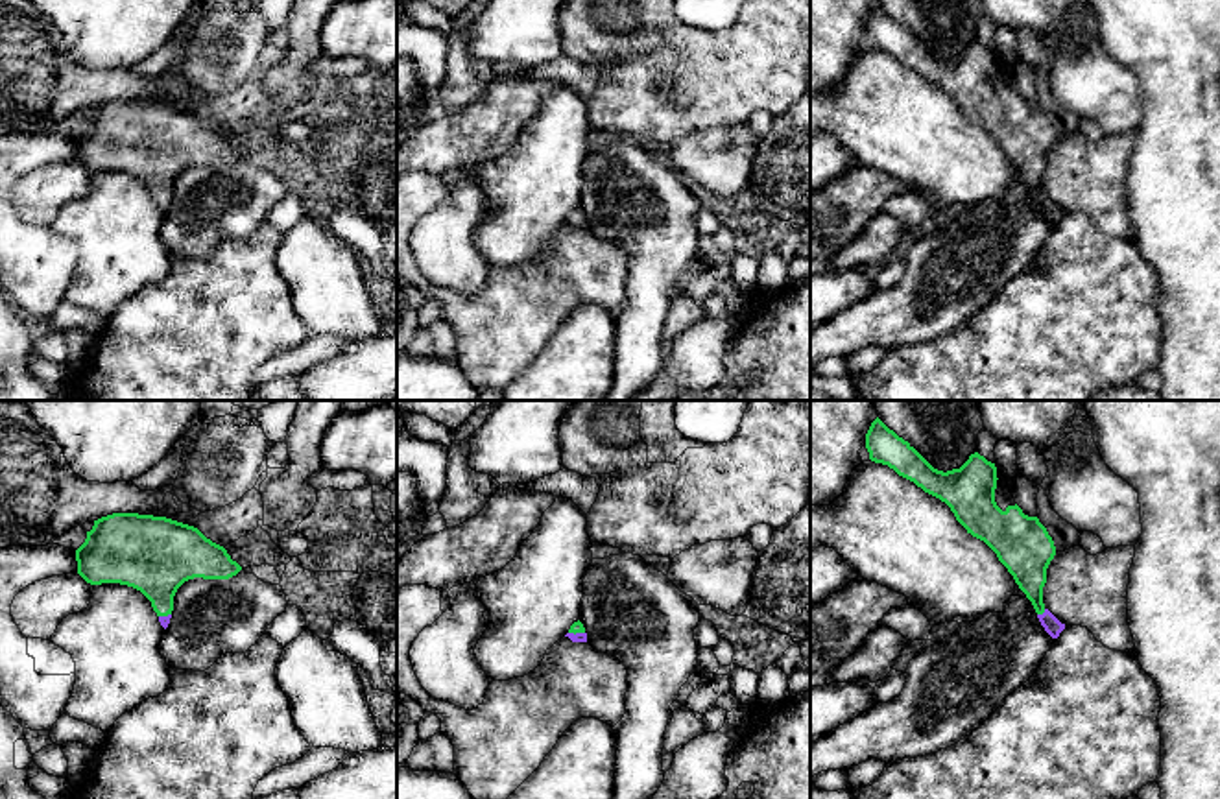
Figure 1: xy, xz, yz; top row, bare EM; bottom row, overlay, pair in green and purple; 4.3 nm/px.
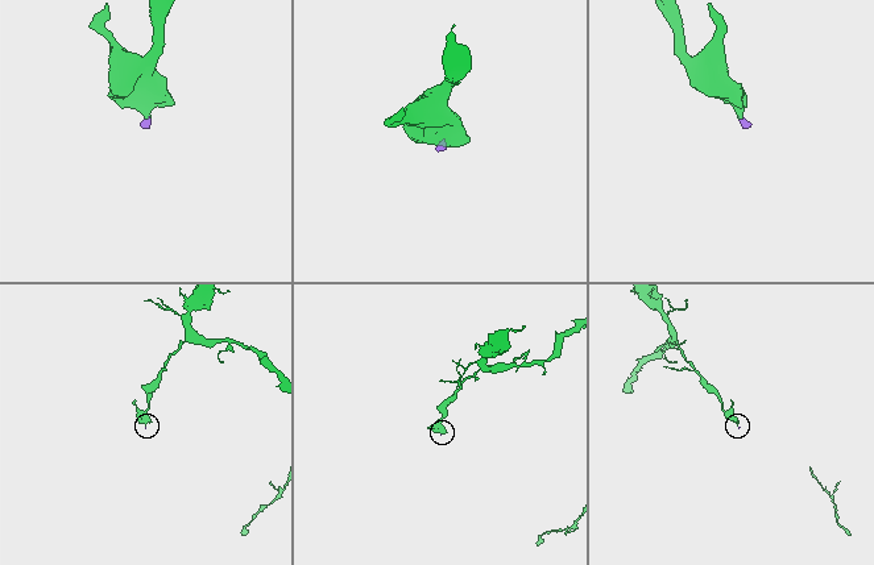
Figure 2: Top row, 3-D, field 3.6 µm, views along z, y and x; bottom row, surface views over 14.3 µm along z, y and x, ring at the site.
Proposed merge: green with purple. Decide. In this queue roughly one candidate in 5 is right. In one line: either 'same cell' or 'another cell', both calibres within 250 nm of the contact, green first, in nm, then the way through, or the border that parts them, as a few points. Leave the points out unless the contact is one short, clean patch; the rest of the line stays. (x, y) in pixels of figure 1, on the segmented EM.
same cell; 200 nm thick on the green side, 80 nm on the other; runs through yz (1027, 558), (1041, 613), (1052, 626)

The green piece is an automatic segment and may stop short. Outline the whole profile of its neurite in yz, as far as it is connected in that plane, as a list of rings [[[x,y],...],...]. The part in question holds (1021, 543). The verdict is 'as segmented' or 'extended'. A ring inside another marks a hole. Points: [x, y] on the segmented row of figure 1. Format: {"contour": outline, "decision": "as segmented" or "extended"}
{"contour": [[[879,417],[871,423],[866,434],[866,448],[871,461],[888,465],[899,476],[945,502],[967,533],[984,541],[997,554],[999,561],[1008,568],[1019,589],[1032,602],[1045,631],[1052,638],[1059,637],[1065,624],[1061,624],[1043,603],[1047,568],[1056,555],[1054,541],[1037,517],[1024,515],[1015,504],[1008,480],[997,471],[995,463],[975,452],[960,469],[947,472],[938,471]]], "decision": "extended"}

